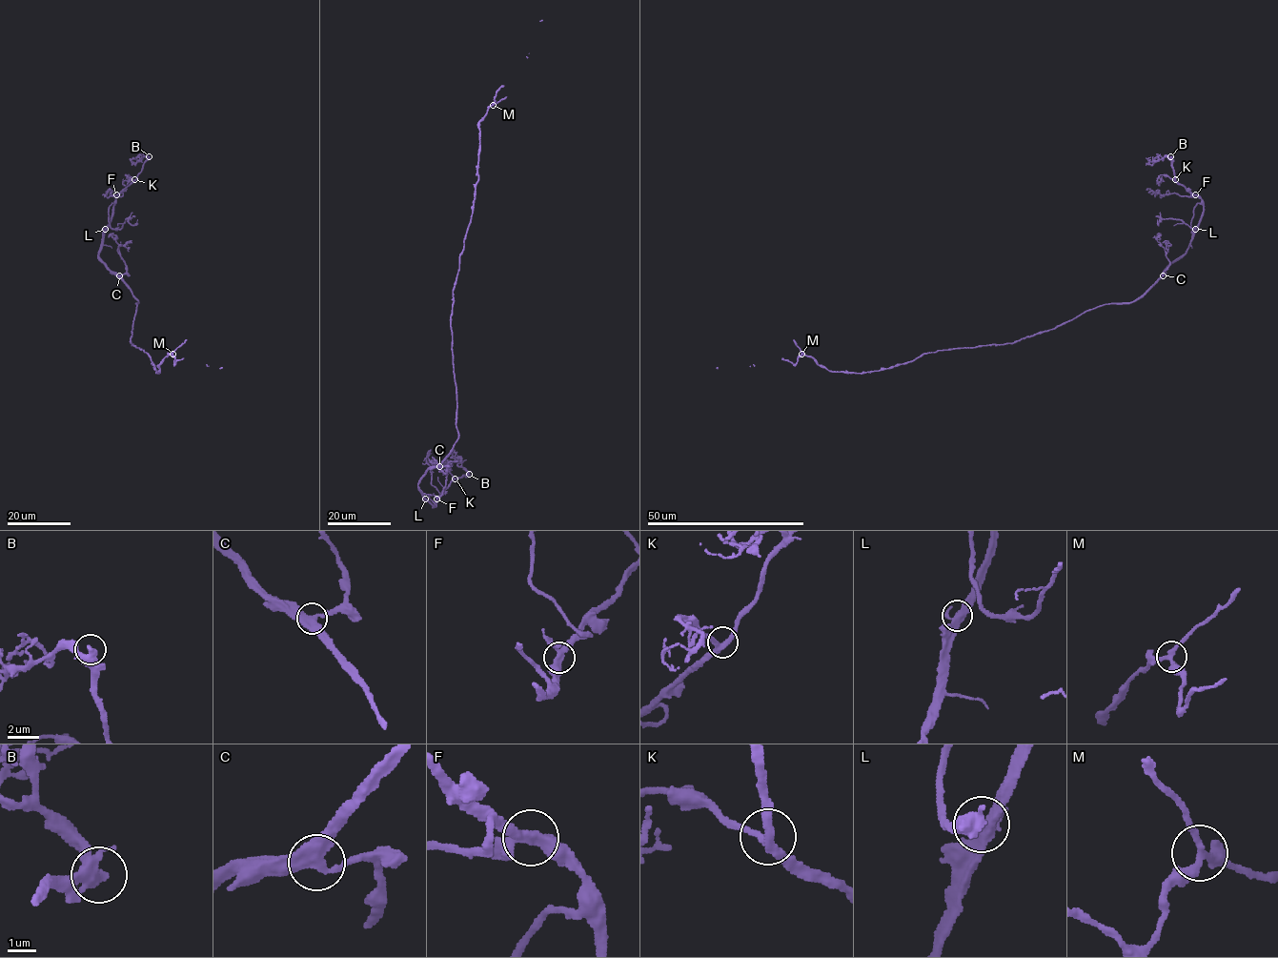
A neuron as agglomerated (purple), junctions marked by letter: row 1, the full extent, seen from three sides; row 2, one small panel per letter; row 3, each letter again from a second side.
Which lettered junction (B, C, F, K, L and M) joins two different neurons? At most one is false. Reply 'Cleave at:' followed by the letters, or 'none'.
Cleave at: none

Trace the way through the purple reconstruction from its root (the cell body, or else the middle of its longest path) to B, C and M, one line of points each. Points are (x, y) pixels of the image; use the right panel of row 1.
B: (1031, 336), (1054, 329), (1098, 306), (1138, 299), (1186, 252), (1203, 203), (1175, 179), (1170, 156)
C: (1031, 336), (1054, 329), (1098, 306), (1134, 301), (1163, 275)
M: (1031, 336), (1009, 343), (940, 350), (887, 368), (862, 373), (830, 372), (801, 354)

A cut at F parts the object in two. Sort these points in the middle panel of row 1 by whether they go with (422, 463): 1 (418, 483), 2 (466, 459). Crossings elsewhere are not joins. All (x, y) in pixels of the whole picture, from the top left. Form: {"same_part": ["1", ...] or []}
{"same_part": ["2"]}

